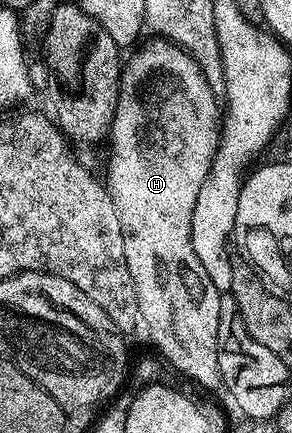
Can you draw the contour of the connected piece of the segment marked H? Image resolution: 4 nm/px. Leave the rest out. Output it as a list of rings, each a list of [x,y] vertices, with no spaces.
[[[151,38],[140,52],[130,53],[131,61],[124,63],[121,68],[119,81],[119,102],[115,117],[111,123],[111,166],[105,175],[105,183],[113,198],[113,206],[117,210],[117,218],[121,222],[121,234],[125,242],[125,262],[129,266],[129,274],[133,278],[133,286],[137,290],[137,302],[141,306],[141,324],[151,335],[153,343],[159,347],[158,355],[164,361],[168,360],[179,372],[184,372],[191,380],[196,380],[203,388],[219,388],[219,363],[217,362],[217,326],[219,325],[219,298],[221,293],[213,282],[209,282],[209,274],[205,274],[205,266],[201,266],[201,258],[197,258],[197,250],[193,250],[191,227],[193,226],[193,206],[197,202],[197,194],[201,194],[201,186],[211,169],[213,158],[219,149],[219,134],[221,131],[221,104],[215,101],[215,92],[211,89],[212,81],[207,73],[202,72],[197,62],[182,46],[167,38]]]

